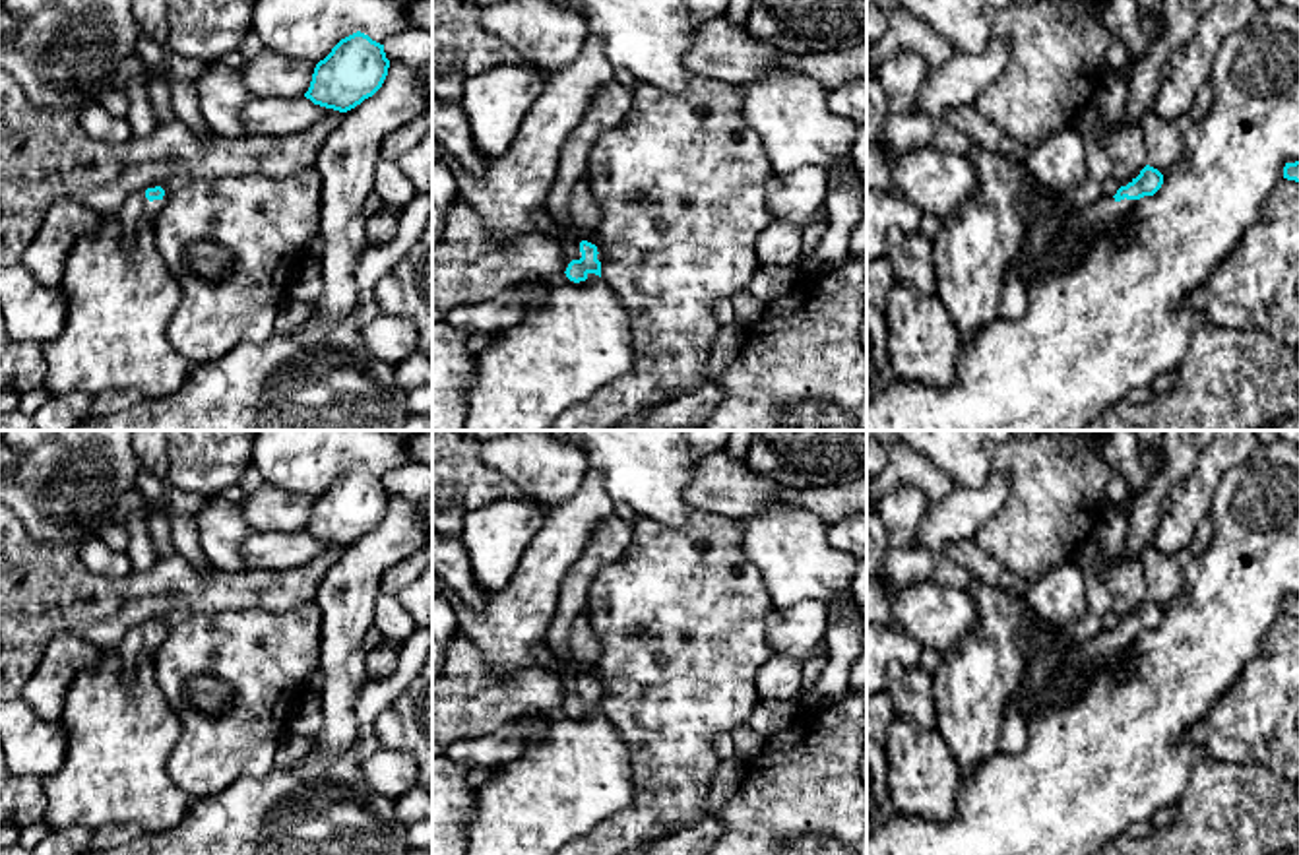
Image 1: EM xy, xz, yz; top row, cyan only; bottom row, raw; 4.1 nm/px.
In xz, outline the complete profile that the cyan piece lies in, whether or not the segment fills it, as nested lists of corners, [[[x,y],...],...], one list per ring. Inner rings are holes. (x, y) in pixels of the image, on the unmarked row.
[[[558,661],[554,669],[568,694],[566,712],[574,717],[586,715],[589,708],[601,712],[603,682],[597,665],[578,663],[574,673],[566,665],[568,661]]]

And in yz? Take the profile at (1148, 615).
[[[1146,599],[1136,613],[1123,617],[1115,630],[1101,630],[1080,646],[1072,646],[1061,659],[1061,673],[1072,684],[1092,684],[1088,673],[1092,665],[1103,665],[1121,655],[1140,632],[1154,630],[1161,618],[1163,609]]]

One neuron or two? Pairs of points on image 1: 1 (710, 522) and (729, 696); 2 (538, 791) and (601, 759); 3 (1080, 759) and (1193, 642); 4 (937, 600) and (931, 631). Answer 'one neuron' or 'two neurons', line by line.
1: one neuron
2: one neuron
3: one neuron
4: one neuron

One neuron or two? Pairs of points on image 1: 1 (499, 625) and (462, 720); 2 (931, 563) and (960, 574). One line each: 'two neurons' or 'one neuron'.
1: two neurons
2: one neuron

